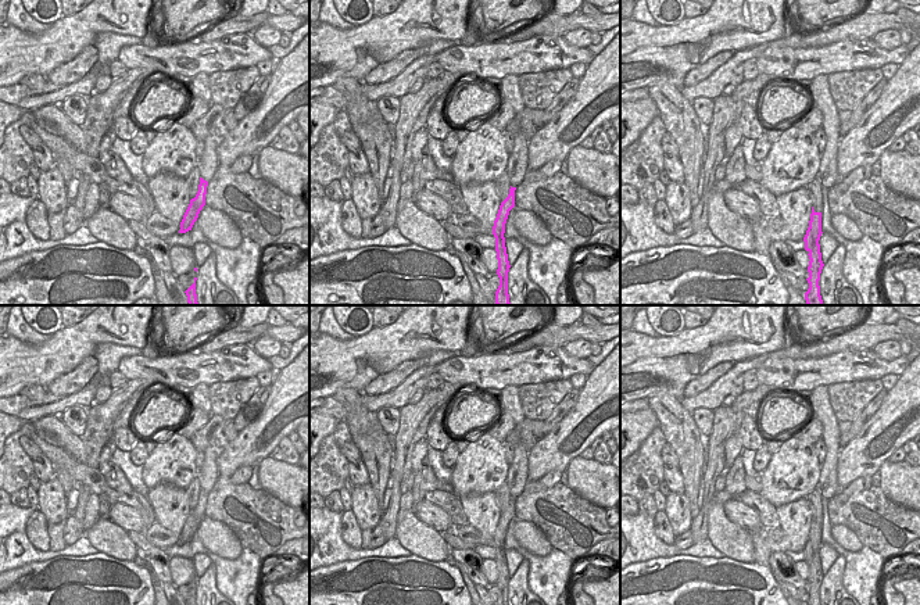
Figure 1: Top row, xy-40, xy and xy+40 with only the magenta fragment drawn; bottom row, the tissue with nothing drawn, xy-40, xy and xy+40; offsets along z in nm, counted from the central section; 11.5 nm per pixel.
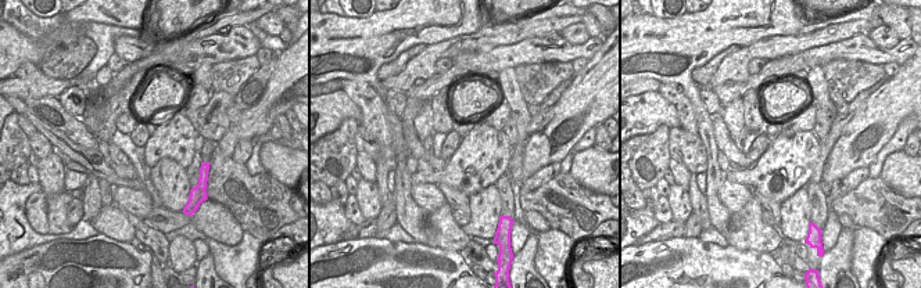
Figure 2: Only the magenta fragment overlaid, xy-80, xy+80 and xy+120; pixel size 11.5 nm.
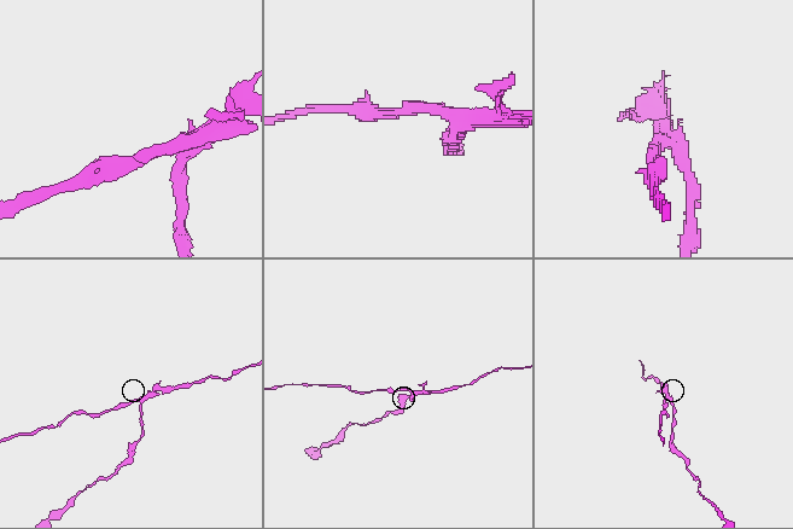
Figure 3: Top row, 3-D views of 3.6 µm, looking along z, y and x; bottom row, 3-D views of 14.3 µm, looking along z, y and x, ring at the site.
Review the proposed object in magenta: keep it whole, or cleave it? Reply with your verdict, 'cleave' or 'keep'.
cleave

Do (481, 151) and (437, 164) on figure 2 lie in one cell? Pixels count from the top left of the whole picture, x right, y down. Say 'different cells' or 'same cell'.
different cells

